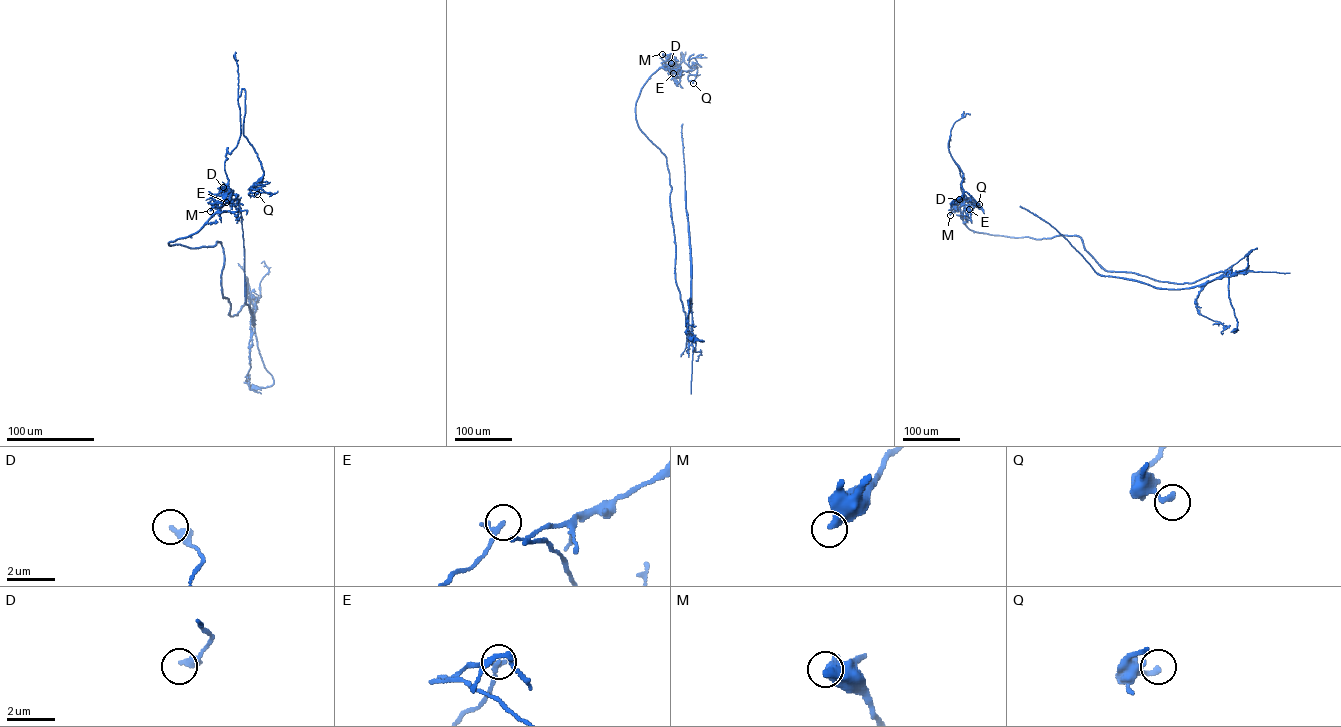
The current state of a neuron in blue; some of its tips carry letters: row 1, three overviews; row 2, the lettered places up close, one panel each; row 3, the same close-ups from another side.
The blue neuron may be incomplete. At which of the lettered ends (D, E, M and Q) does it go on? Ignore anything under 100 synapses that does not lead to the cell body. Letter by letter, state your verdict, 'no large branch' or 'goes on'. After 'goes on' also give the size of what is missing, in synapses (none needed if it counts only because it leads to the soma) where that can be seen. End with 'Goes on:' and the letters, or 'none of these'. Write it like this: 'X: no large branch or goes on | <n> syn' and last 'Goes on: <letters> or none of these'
D: no large branch
E: no large branch
M: no large branch
Q: no large branch
Goes on: none of these

